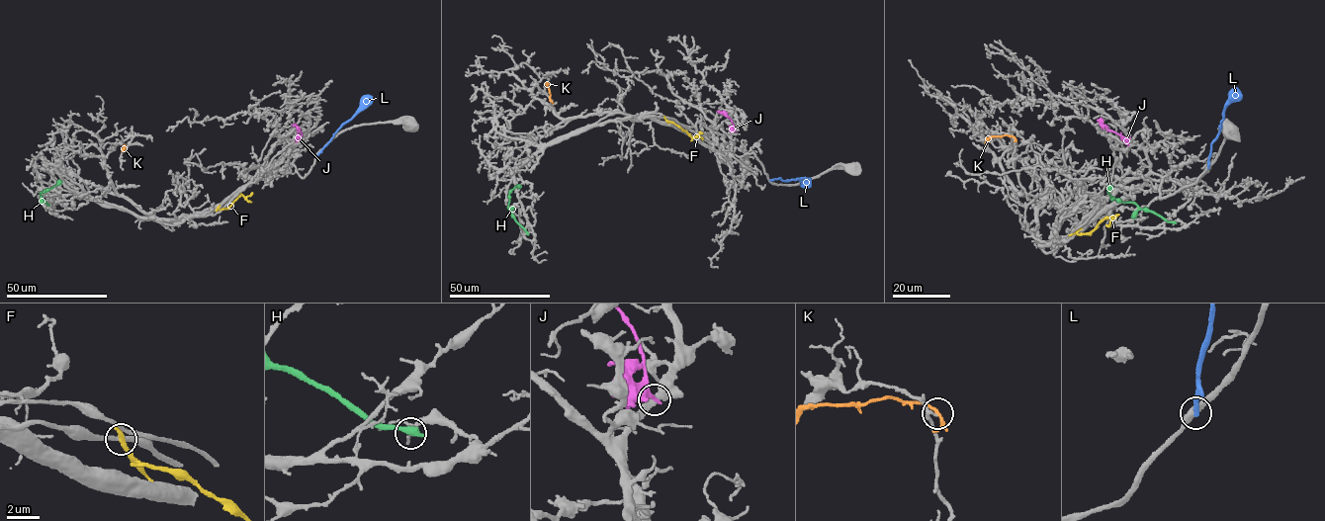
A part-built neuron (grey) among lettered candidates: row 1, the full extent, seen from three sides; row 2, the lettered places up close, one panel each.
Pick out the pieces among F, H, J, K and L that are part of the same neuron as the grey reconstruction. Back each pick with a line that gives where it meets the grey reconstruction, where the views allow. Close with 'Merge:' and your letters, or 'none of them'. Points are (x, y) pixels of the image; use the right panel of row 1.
Merge: none of them

